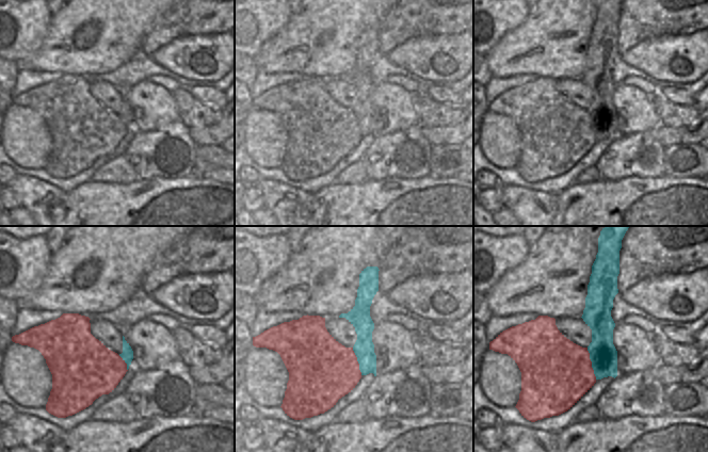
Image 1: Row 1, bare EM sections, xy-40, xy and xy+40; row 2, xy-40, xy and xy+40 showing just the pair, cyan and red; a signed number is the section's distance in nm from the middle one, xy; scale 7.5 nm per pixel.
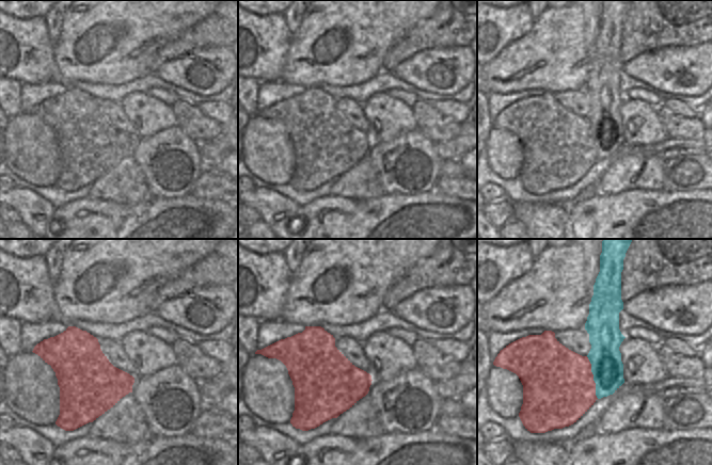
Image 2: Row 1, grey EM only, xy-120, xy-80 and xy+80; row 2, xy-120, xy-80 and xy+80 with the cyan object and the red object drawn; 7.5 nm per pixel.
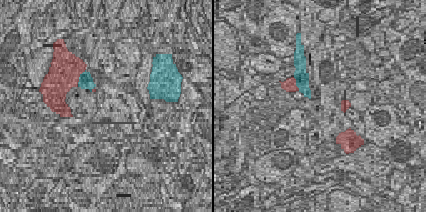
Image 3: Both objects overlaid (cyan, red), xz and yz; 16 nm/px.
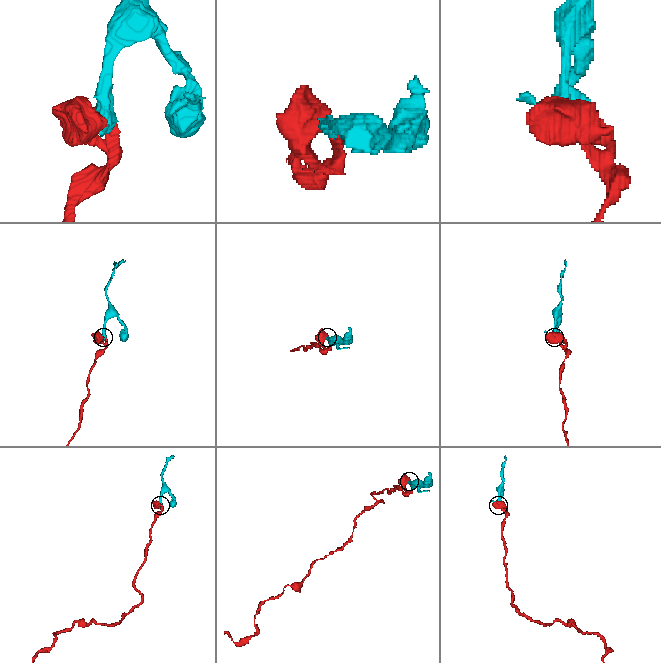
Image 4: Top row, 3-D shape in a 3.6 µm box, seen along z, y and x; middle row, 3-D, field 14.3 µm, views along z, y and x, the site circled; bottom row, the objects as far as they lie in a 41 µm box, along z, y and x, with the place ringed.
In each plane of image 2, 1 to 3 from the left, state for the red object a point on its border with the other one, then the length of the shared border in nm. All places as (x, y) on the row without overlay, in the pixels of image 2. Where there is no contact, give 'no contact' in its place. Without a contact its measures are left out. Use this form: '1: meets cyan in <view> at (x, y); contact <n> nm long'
1: no contact
2: no contact
3: meets cyan in xy+80 at (594, 139); contact 340 nm long

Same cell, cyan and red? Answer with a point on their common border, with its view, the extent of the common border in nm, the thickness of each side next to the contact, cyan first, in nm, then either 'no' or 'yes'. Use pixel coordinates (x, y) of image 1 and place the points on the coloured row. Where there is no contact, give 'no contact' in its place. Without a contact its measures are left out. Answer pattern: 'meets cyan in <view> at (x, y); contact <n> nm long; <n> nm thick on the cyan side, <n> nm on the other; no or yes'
meets cyan in xy+40 at (592, 364); contact 260 nm long; 200 nm thick on the cyan side, 480 nm on the other; yes

